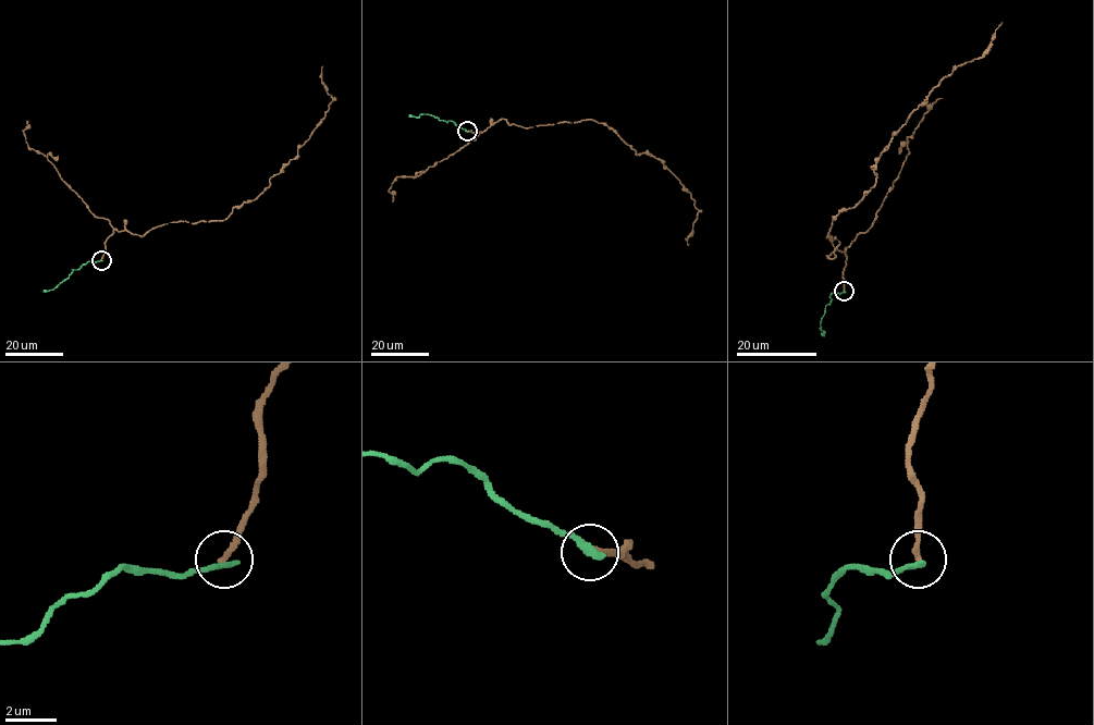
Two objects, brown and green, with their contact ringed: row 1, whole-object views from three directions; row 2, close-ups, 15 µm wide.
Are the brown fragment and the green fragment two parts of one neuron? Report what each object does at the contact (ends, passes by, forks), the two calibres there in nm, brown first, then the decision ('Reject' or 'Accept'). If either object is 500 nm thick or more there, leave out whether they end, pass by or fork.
At the ring brown ends. At the ring green ends. Thickness 240 nm (brown) against 280 nm. Reject

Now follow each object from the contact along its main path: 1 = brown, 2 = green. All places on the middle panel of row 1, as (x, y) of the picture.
1: (466, 132), (502, 119), (525, 127), (604, 123), (636, 154), (659, 158), (690, 194), (699, 212), (688, 245)
2: (466, 132), (451, 121), (426, 114), (409, 114)

